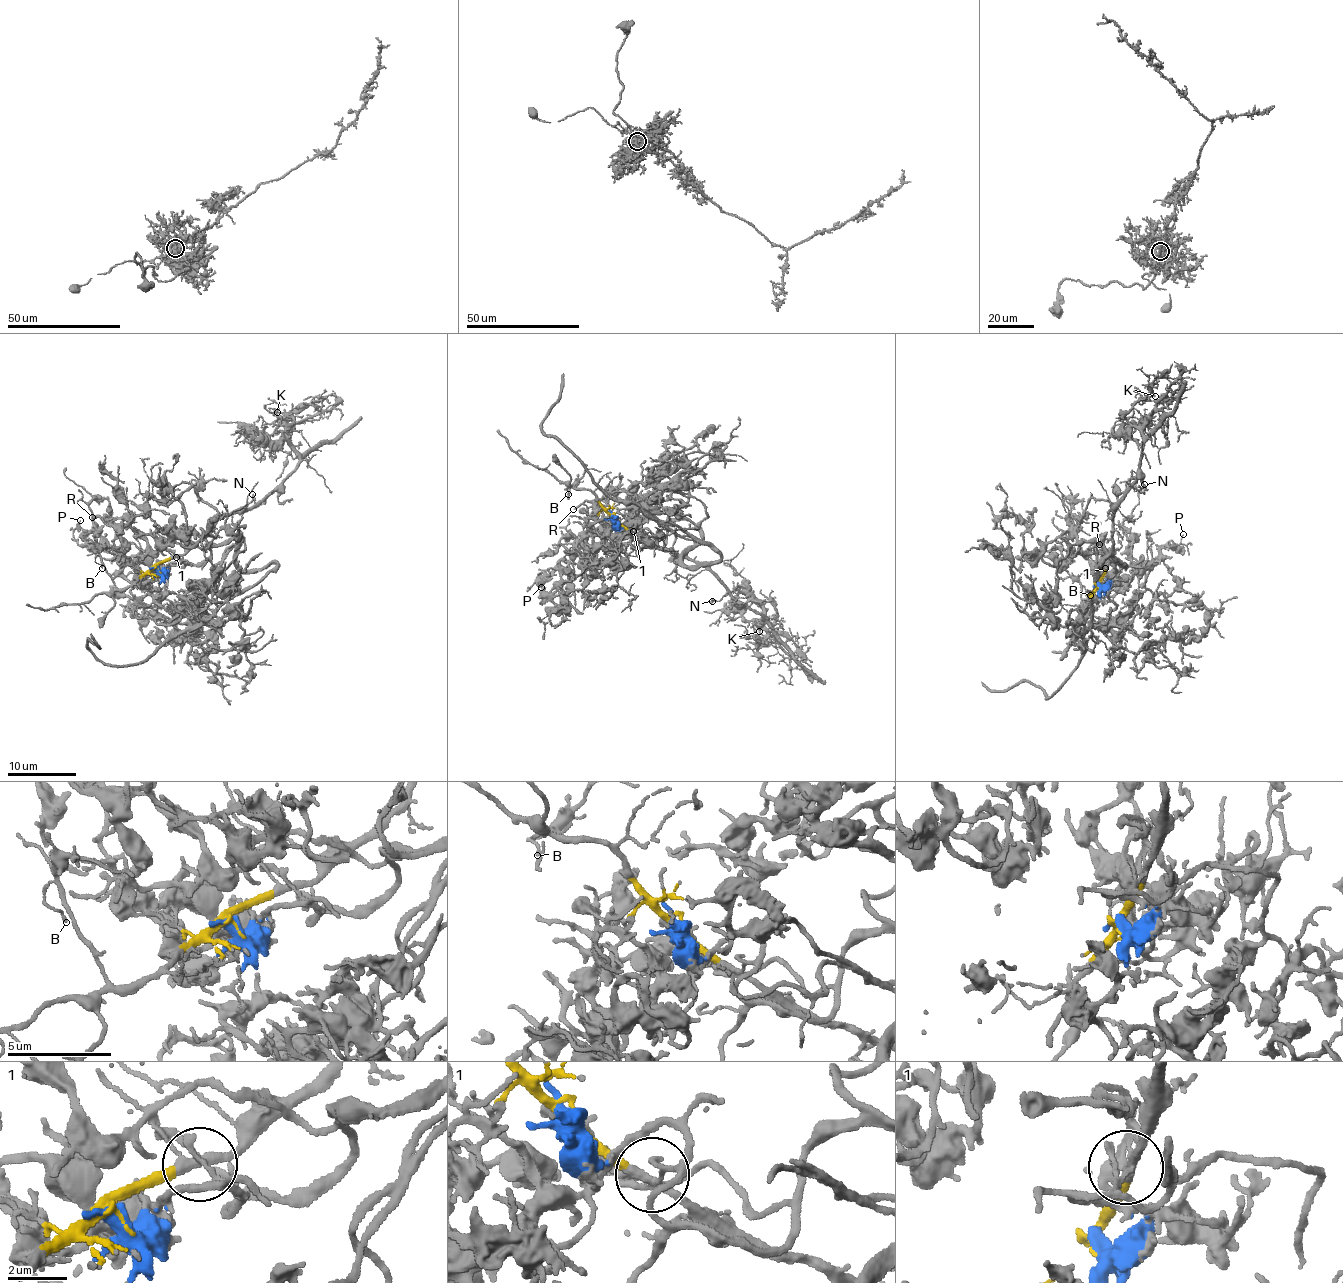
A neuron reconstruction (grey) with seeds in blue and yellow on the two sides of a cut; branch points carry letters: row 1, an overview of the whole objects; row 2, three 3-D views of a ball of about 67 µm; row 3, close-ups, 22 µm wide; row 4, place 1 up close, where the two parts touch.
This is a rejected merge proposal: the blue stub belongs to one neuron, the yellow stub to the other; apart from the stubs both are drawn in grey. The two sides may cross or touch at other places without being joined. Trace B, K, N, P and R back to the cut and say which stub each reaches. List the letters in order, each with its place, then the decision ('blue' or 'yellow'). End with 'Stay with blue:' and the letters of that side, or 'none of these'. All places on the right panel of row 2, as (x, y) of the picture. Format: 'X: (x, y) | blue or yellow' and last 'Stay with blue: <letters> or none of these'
B: (1090, 595) | yellow
K: (1155, 396) | yellow
N: (1144, 484) | yellow
P: (1183, 534) | blue
R: (1099, 544) | blue
Stay with blue: P, R

